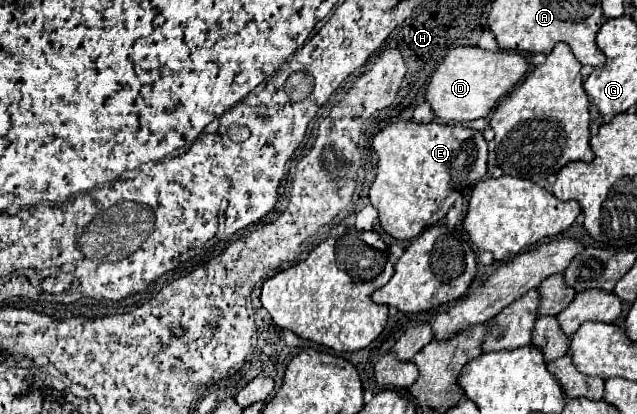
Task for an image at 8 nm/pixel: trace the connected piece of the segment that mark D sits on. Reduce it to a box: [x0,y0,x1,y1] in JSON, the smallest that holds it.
[427,47,529,123]

